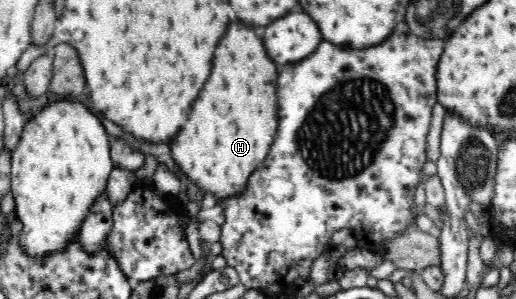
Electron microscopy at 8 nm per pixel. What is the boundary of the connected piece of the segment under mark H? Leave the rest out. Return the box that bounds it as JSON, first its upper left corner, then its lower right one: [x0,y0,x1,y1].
[171,22,278,204]

